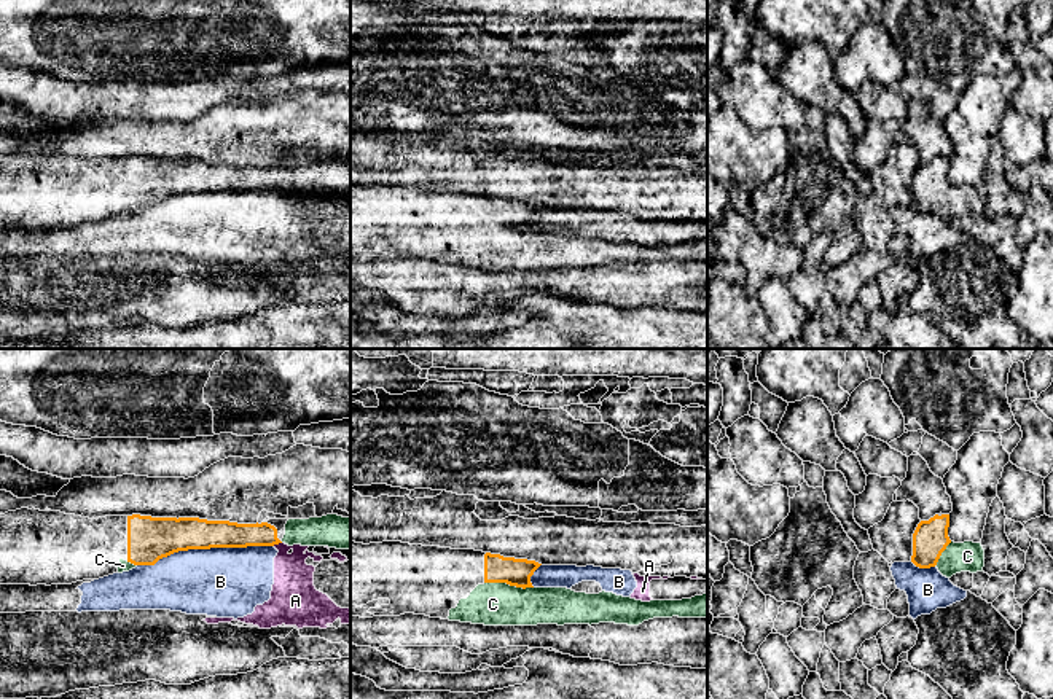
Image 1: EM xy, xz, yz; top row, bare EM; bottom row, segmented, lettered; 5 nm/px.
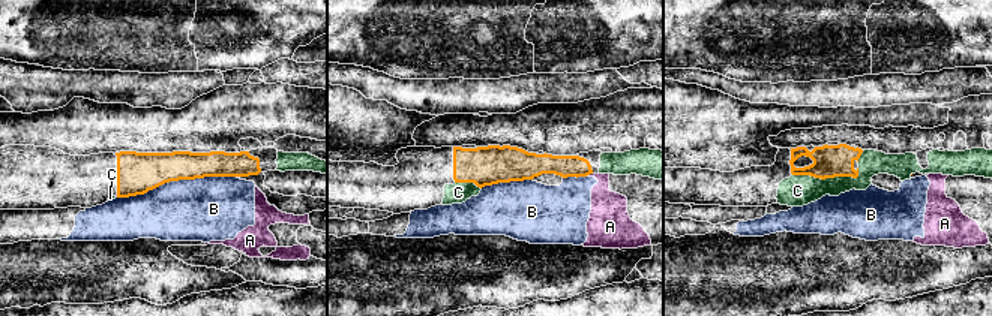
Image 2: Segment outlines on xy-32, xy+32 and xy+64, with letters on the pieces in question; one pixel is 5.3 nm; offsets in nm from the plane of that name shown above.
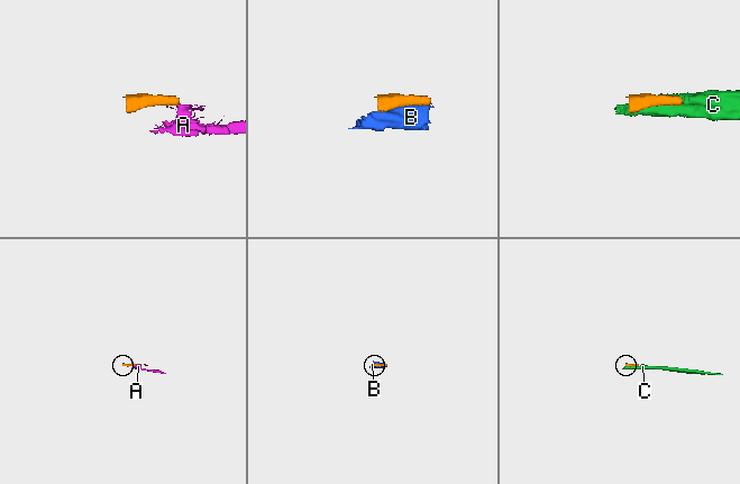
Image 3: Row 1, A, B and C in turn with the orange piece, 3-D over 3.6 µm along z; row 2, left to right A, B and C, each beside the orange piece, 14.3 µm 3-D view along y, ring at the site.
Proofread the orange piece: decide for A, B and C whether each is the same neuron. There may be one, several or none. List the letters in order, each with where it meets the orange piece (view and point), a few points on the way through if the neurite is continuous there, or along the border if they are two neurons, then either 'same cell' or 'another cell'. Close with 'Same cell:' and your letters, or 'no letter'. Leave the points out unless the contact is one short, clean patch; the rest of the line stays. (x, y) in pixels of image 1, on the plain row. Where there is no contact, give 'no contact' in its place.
A: contact xy (276, 187); border xy (281, 185), (273, 188); another cell
B: contact xy (204, 191); another cell
C: contact xz (508, 226); same cell
Same cell: C

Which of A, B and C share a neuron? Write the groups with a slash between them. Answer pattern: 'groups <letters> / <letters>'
groups A B / C

